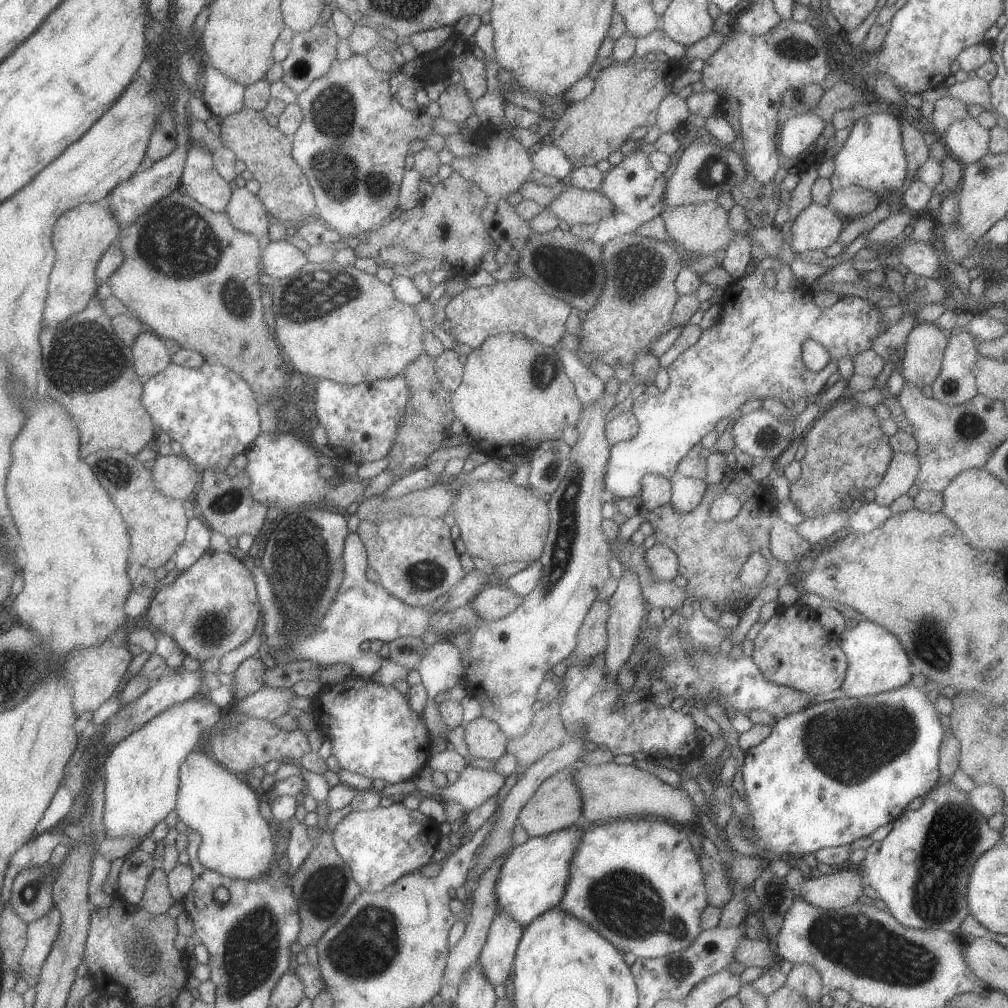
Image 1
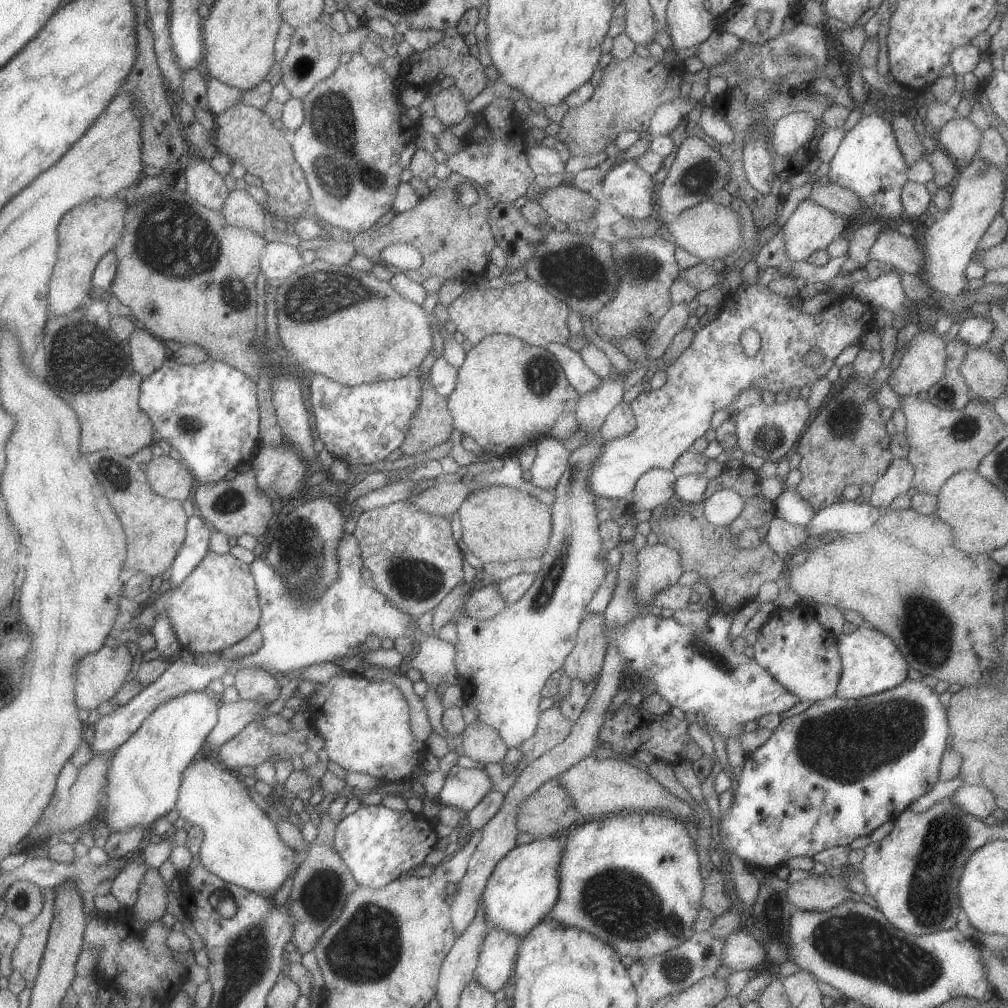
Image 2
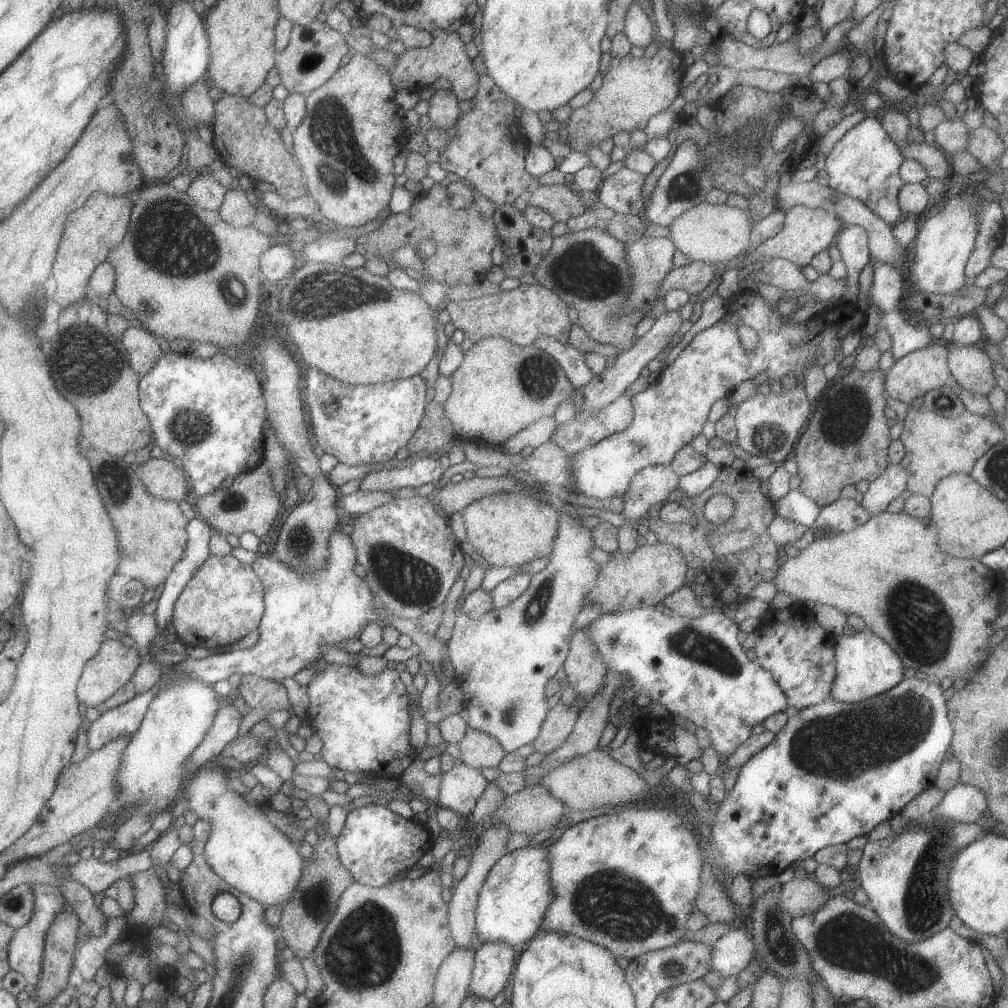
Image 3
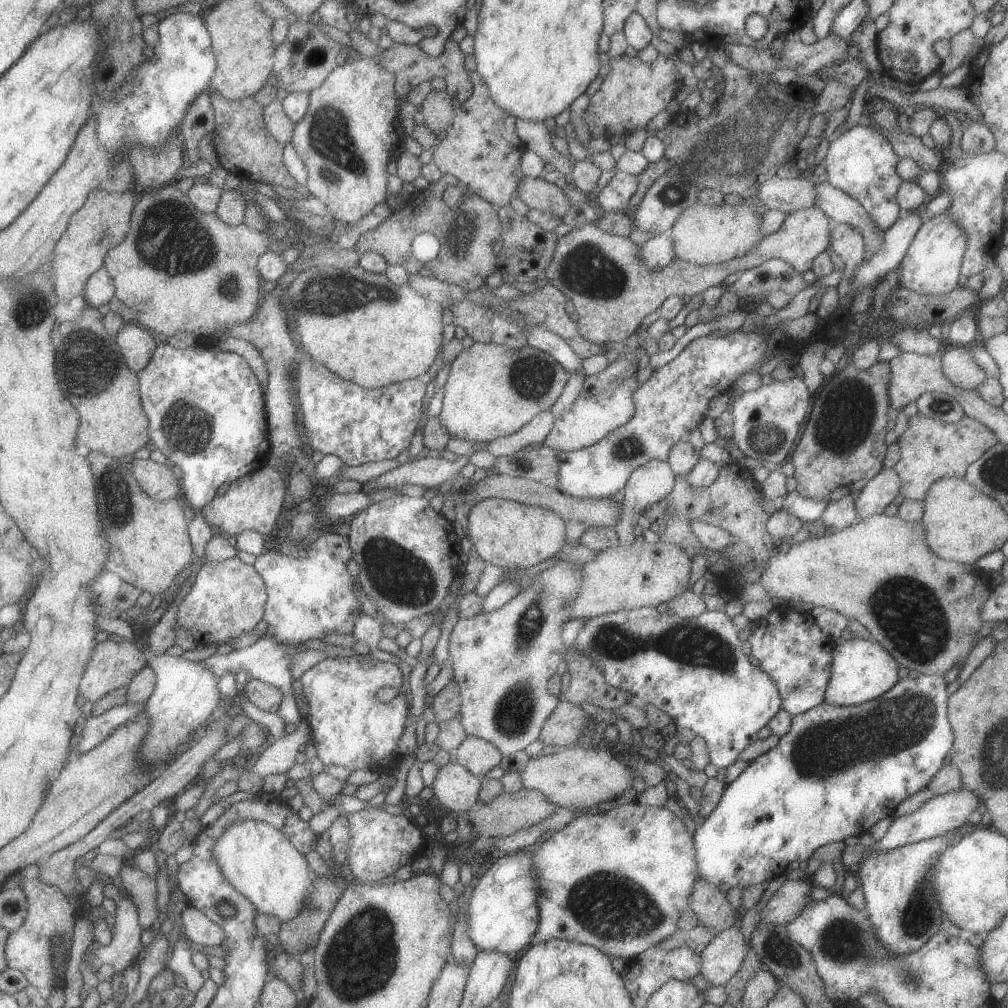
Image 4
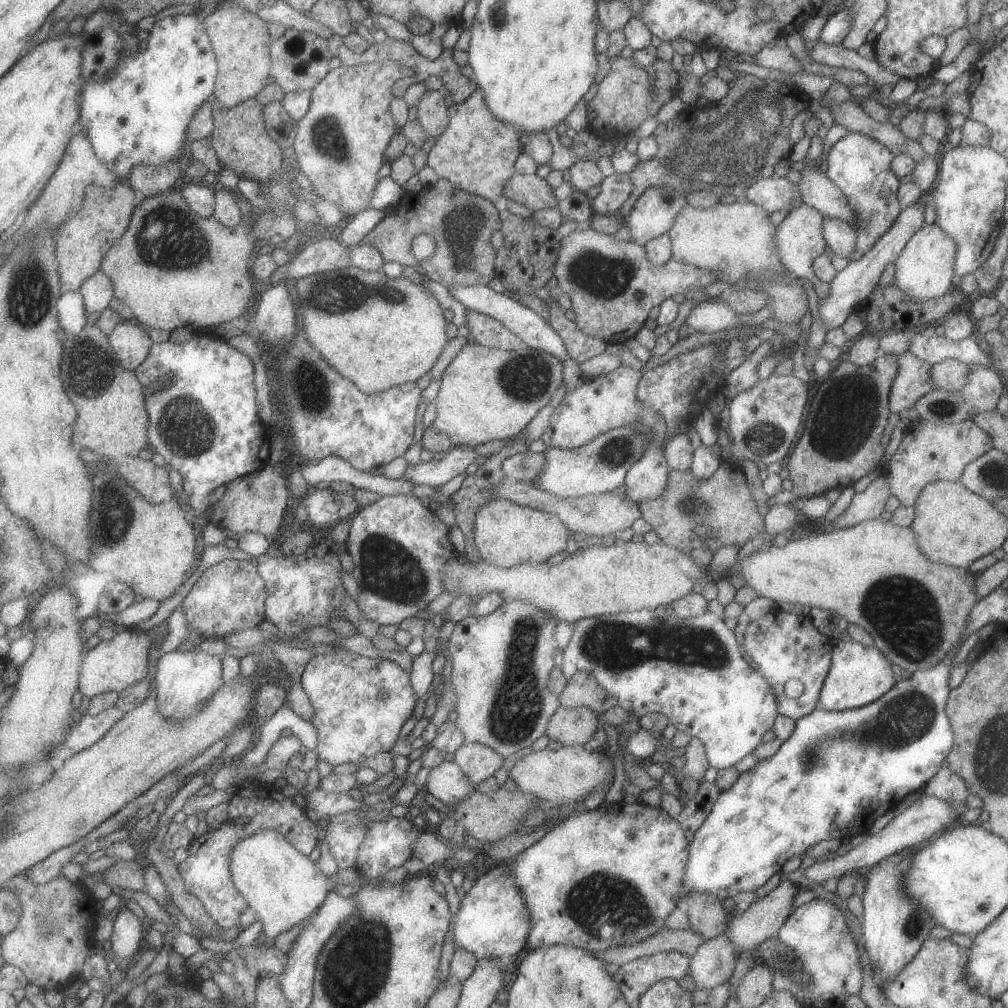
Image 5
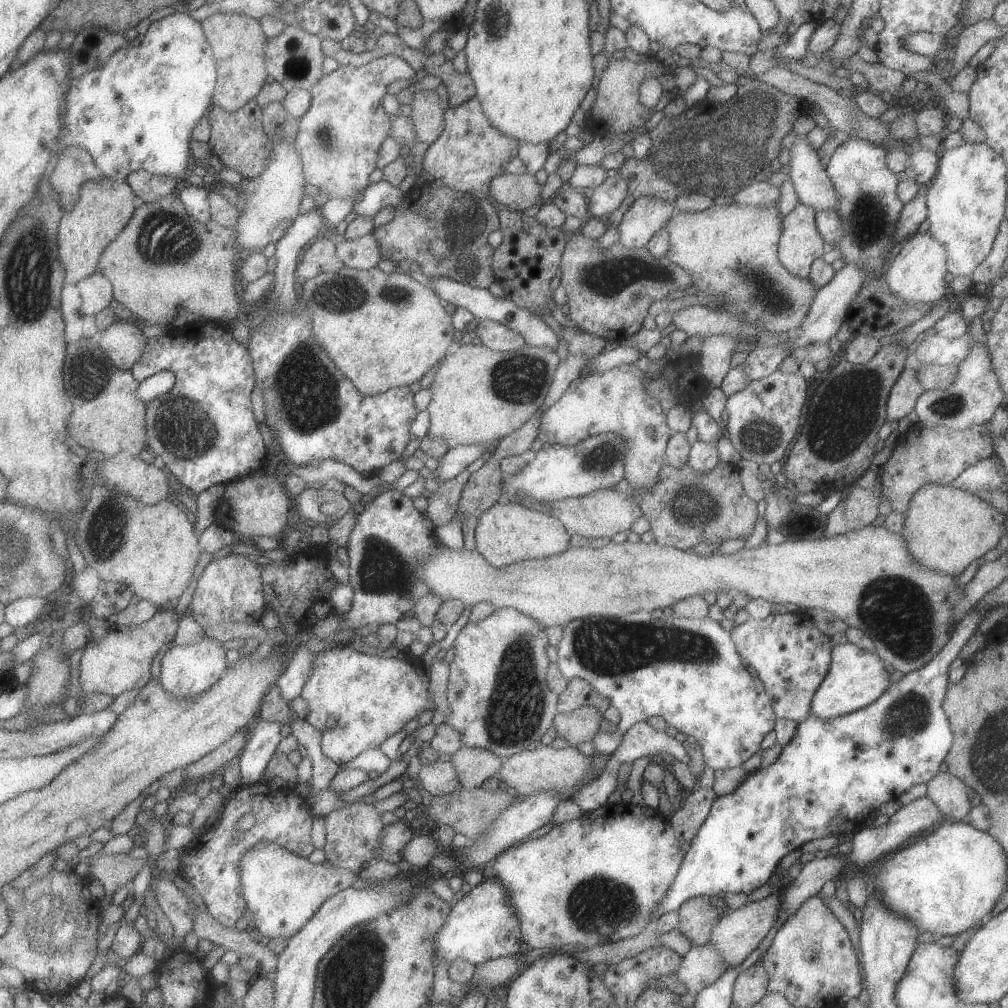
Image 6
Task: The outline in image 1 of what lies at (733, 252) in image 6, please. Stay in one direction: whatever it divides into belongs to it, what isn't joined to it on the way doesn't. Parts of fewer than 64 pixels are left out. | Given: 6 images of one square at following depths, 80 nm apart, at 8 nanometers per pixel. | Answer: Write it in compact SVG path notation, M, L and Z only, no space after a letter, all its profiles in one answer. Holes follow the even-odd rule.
M716 201L670 207L665 205L659 216L663 219L665 230L676 246L694 253L715 254L716 250L725 248L732 239L733 231L727 226L727 213Z

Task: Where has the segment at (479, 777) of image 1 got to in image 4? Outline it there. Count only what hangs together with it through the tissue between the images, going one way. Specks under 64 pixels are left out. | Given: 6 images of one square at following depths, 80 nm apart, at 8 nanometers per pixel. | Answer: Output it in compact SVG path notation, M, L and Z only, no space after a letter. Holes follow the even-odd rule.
M449 762L438 768L431 786L434 797L443 809L463 815L478 800L481 781L459 763Z

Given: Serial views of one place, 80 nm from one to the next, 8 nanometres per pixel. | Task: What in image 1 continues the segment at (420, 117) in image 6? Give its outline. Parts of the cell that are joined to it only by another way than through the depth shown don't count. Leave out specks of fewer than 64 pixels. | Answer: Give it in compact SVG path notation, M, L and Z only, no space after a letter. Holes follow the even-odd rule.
M461 82L446 86L436 102L440 108L441 118L449 122L463 122L474 112L472 100L468 97Z

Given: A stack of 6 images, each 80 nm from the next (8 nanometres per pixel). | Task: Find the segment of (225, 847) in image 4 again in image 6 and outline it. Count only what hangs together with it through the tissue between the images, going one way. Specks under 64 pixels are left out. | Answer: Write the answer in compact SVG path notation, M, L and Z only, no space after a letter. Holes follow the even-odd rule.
M257 842L239 858L239 877L241 894L253 916L253 934L268 939L289 939L311 919L327 898L351 887L359 878L359 869L326 868L311 864L306 858L295 856L273 842Z

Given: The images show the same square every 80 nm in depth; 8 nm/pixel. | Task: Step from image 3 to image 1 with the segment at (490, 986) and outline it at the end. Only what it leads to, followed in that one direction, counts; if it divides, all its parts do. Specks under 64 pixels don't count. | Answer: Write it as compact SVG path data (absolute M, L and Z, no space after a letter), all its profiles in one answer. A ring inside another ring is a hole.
M499 911L488 928L485 944L478 956L487 980L496 986L511 974L515 951L522 935L522 926L505 911Z

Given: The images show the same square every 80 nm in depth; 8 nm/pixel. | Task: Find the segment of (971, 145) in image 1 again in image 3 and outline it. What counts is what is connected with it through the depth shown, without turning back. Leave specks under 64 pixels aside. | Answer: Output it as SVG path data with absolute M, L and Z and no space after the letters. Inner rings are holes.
M961 117L946 118L933 129L933 144L949 157L956 152L966 151L970 132Z

